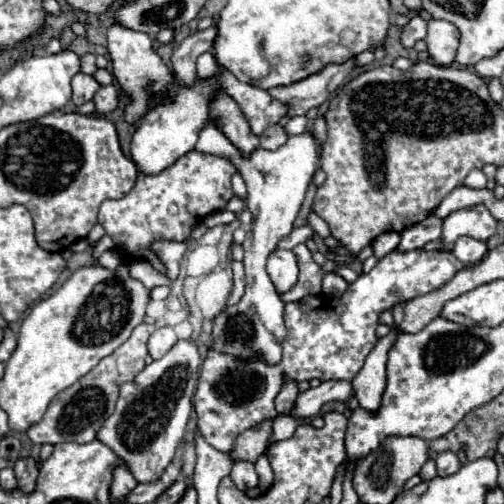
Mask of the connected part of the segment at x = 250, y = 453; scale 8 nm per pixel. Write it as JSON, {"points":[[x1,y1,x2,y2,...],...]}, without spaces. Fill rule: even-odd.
{"points":[[267,418,263,422,259,422,253,428,247,428,245,432,241,432,235,442,233,448,229,452,231,460,245,460,245,462,255,462,267,448,269,438,273,434,273,420]]}

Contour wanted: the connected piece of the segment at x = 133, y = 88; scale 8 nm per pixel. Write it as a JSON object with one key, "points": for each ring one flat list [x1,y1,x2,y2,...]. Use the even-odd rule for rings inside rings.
{"points":[[111,24,109,30,107,30,107,48,109,48,109,56,111,56,111,64,113,64,113,74,115,74,115,80,119,84,119,88,129,94,131,98,131,104,125,108,125,120,127,122,137,122,141,116,143,116,143,98,149,96,149,92,145,90,149,82,155,82,151,92,153,94,161,94,173,80,169,68,163,64,163,60,155,54,153,50,153,40,143,34,143,32,135,32,135,30,129,30,121,24]]}

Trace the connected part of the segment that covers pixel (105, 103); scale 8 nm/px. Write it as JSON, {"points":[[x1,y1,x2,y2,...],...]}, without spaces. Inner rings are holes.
{"points":[[101,86,99,92,93,96,97,112,113,112,119,106,119,88,117,86]]}

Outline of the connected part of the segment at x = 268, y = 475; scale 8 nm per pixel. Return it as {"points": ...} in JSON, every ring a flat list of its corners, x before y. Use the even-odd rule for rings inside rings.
{"points":[[261,456,257,462,255,462,255,470,259,477,258,488,265,492,271,484,273,484,273,470,271,470,271,464,267,456]]}

